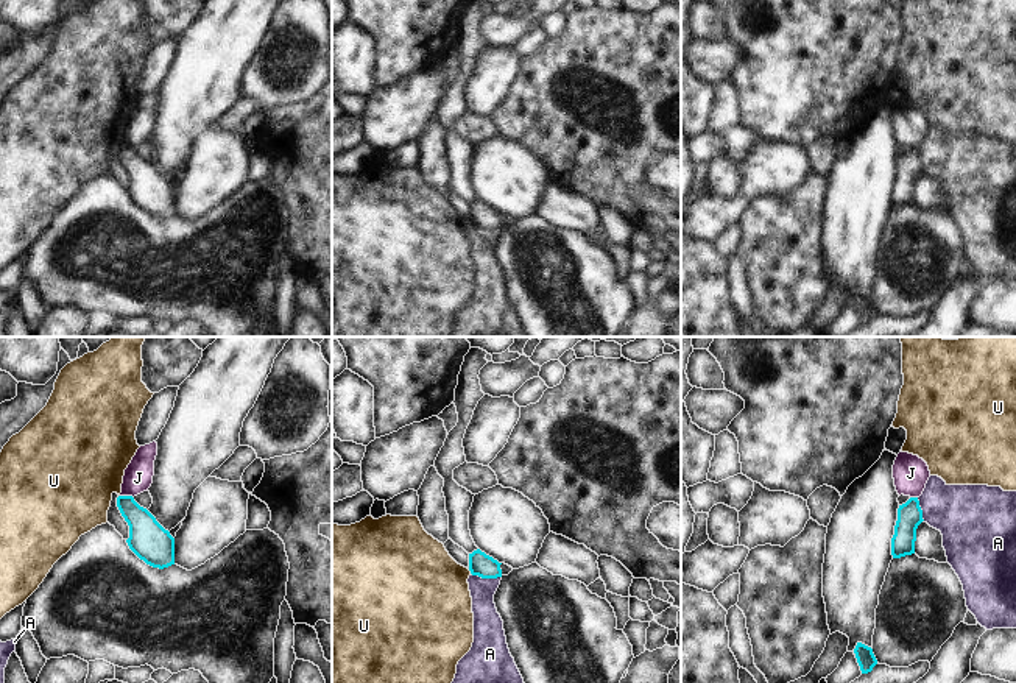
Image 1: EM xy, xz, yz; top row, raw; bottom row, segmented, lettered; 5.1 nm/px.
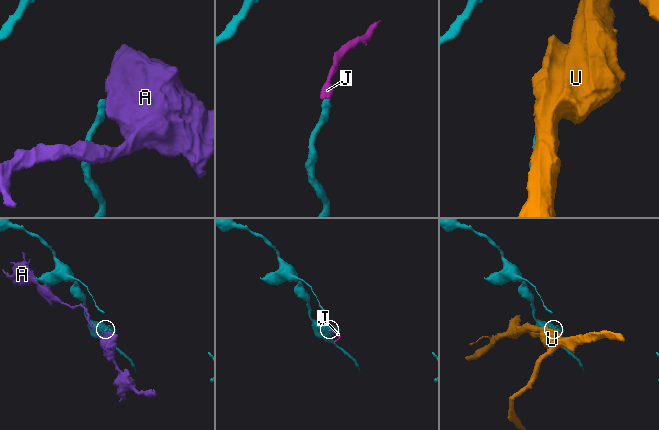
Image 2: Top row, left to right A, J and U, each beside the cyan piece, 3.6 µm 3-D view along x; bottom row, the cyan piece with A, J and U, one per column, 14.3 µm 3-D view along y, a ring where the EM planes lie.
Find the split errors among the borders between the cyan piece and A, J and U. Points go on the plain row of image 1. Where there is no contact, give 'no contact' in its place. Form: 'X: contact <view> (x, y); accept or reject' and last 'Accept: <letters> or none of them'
A: contact xz (486, 228); reject
J: contact xy (126, 147); reject
U: contact xz (469, 220); reject
Accept: none of them

